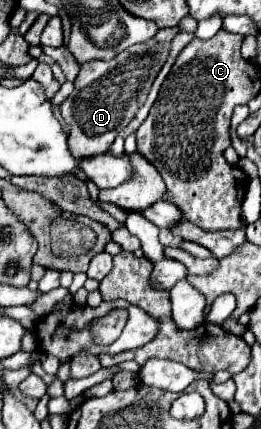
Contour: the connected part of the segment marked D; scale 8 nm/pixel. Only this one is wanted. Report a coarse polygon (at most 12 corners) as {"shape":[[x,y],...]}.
{"shape":[[178,29],[84,63],[60,105],[76,159],[106,155]]}

